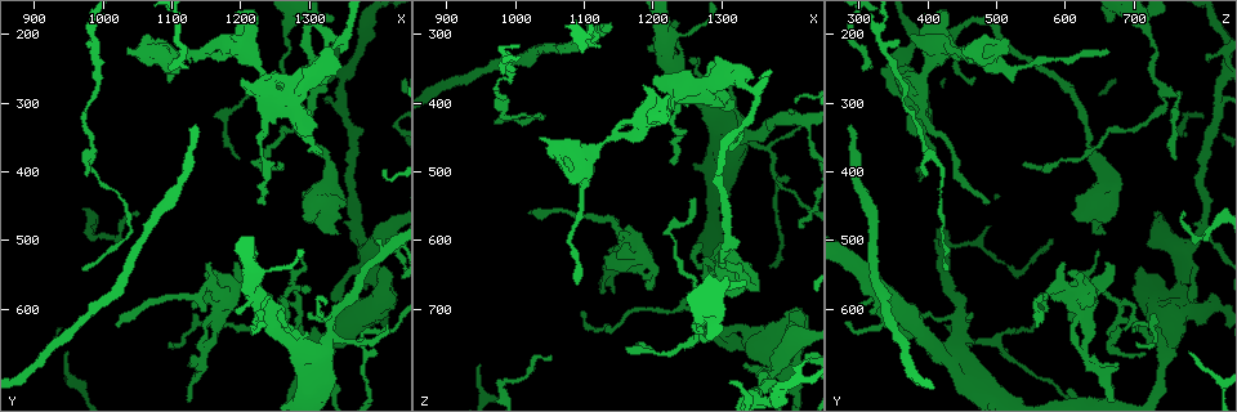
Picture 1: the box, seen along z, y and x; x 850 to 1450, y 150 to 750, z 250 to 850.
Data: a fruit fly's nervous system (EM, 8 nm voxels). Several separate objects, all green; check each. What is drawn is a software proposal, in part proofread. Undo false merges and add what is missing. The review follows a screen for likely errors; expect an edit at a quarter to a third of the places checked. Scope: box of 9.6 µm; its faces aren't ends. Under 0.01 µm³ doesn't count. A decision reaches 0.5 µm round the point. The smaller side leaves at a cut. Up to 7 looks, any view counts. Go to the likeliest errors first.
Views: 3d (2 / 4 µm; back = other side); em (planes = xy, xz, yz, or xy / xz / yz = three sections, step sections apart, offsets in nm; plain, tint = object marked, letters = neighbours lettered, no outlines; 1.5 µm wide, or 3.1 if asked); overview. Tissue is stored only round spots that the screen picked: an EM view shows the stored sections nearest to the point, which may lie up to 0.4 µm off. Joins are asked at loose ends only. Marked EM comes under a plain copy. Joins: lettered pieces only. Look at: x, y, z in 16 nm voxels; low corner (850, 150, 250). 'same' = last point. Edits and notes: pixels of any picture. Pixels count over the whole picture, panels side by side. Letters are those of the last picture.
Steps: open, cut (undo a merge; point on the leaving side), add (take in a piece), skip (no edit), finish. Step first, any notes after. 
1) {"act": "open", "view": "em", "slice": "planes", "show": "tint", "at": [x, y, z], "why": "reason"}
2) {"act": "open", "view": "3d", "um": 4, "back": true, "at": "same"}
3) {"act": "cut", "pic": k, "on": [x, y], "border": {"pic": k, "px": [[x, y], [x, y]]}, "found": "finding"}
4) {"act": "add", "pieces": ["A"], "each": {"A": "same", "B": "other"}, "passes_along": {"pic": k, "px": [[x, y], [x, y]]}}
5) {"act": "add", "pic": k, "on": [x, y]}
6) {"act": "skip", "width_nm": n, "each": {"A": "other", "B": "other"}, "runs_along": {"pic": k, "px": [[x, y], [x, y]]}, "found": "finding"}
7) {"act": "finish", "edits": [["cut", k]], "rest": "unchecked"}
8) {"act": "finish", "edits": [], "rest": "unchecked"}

{"act": "open", "view": "em", "slice": "planes", "show": "letters", "at": [1130, 595, 625], "why": "branch stops here"}

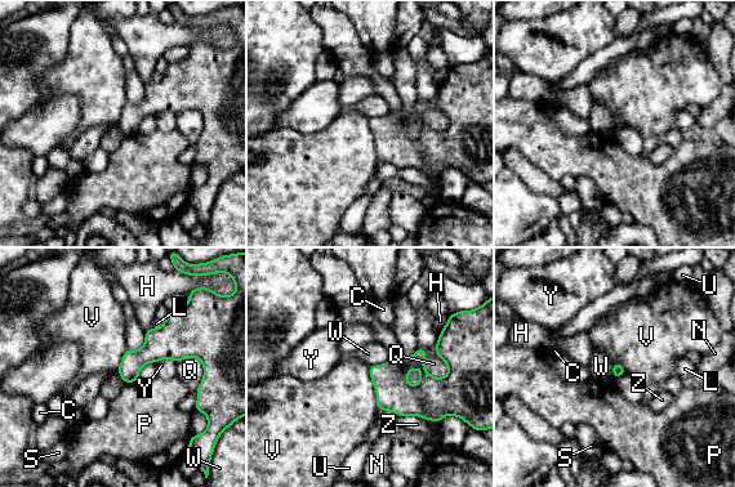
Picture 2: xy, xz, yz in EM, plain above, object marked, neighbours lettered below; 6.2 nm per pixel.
{"act": "skip", "each": {"C": "other", "H": "other", "L": "other", "N": "other", "P": "other", "Q": "other", "S": "other", "U": "other", "V": "other", "W": "other", "Y": "other", "Z": "other"}, "border": {"pic": 2, "px": [[146, 331], [143, 344], [128, 349]]}, "found": "no lettered piece goes on from it"}

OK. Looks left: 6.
{"act": "open", "view": "em", "slice": "planes", "show": "letters", "at": [1350, 210, 395], "why": "a fork"}

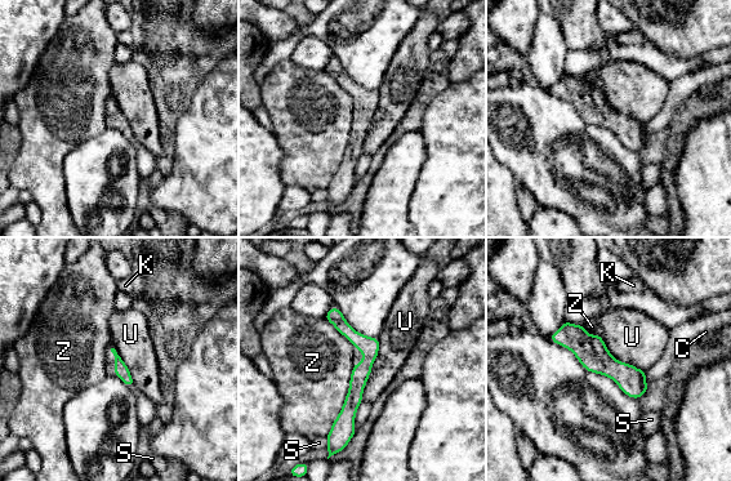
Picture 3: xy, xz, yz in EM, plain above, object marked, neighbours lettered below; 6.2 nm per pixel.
{"act": "skip", "each": {"C": "other", "K": "other", "S": "other", "U": "other", "Z": "other"}, "runs_along": {"pic": 3, "px": [[333, 311], [366, 348], [344, 436]]}, "found": "one neuron here"}

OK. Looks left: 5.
{"act": "open", "view": "em", "slice": "planes", "show": "letters", "at": [1050, 460, 765], "why": "branch stops here"}

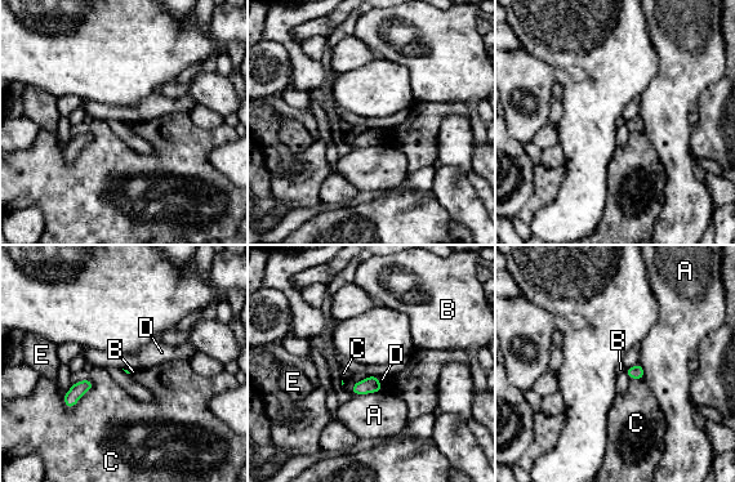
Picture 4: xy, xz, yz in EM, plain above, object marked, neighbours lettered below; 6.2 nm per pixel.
{"act": "skip", "each": {"A": "other", "B": "other", "C": "other", "D": "other", "E": "other"}, "border": {"pic": 4, "px": [[370, 374], [377, 376]]}, "found": "no lettered piece goes on from it"}

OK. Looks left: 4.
{"act": "finish", "edits": [], "rest": "unchecked"}

